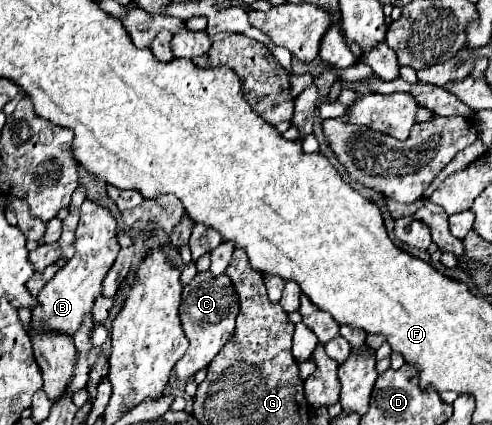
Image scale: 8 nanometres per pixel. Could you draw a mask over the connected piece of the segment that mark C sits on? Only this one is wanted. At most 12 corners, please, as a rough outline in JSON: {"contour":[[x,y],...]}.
{"contour":[[226,274],[184,286],[190,346],[174,366],[188,382],[226,344],[238,296]]}

